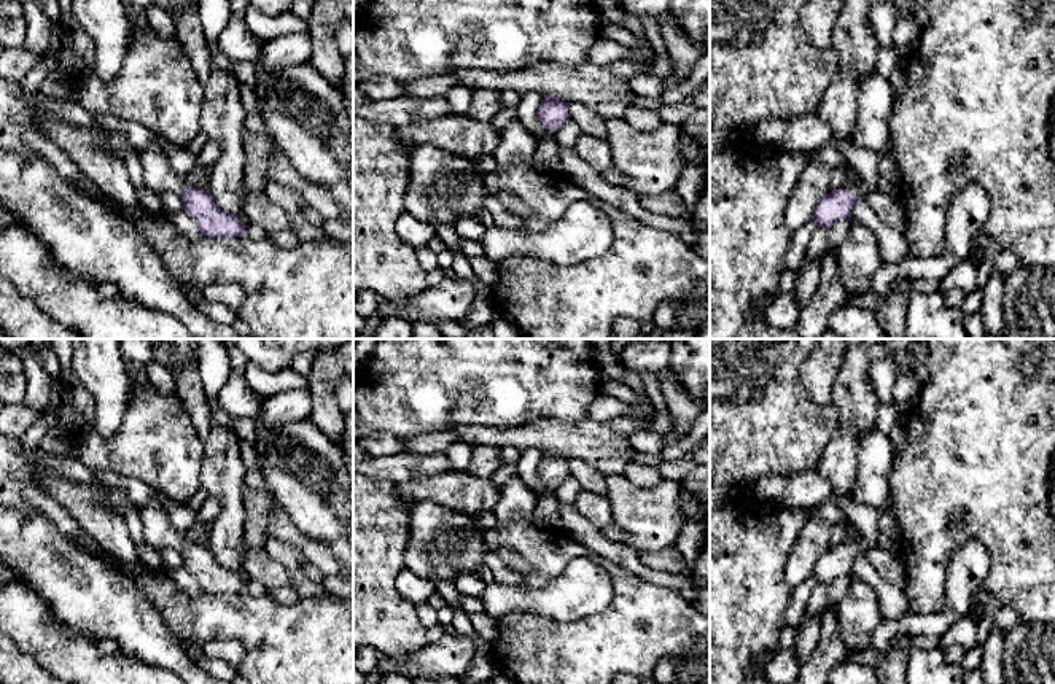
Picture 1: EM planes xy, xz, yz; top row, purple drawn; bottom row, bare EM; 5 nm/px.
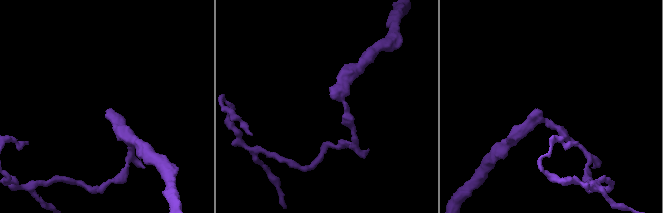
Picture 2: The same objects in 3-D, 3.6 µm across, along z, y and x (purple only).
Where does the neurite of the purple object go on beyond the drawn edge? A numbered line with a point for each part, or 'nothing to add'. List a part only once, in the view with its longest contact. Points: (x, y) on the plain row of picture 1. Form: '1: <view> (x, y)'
1: xz (538, 485)

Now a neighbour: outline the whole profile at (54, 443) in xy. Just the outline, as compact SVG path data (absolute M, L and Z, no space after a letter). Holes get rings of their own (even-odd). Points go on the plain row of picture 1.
M53 428L37 447L38 450L51 455L73 457L76 458L75 442L67 433L60 433Z

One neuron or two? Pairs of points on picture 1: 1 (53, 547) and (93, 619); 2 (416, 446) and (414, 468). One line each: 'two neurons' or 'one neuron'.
1: one neuron
2: two neurons

